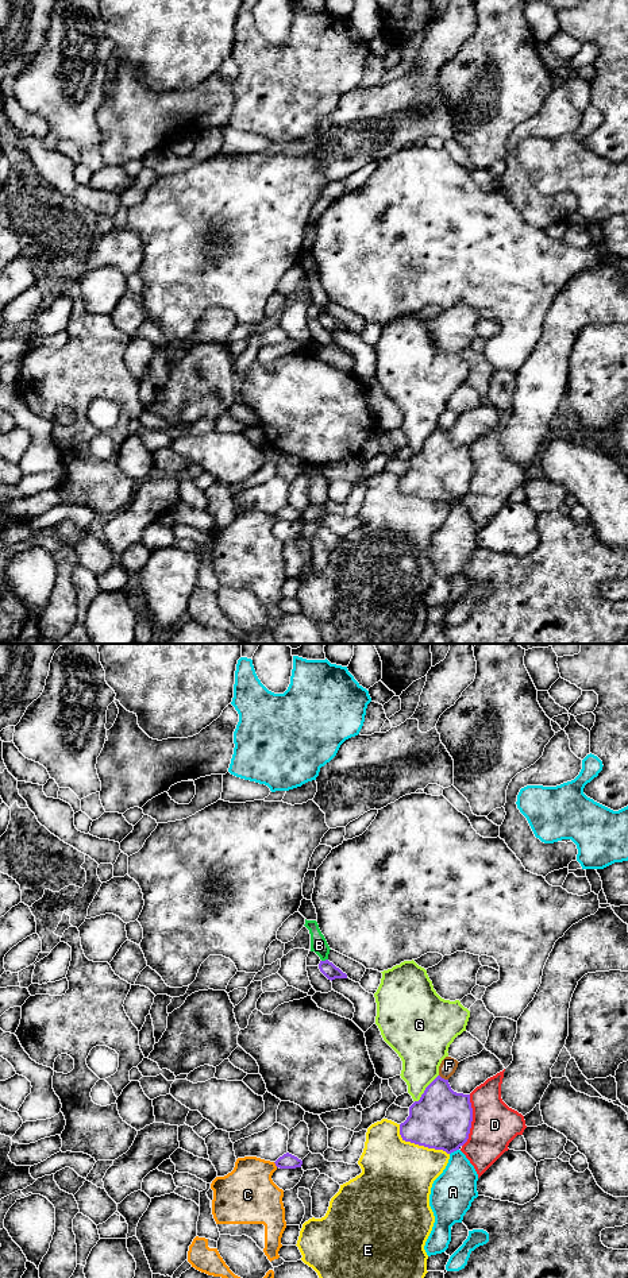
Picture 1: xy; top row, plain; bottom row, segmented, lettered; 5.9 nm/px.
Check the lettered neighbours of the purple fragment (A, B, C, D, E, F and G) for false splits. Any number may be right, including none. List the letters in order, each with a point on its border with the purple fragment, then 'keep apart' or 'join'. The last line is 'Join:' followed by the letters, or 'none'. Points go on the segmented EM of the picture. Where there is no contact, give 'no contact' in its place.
A: xy (454, 1150) | keep apart
B: xy (326, 960) | keep apart
C: xy (276, 1165) | keep apart
D: xy (472, 1120) | keep apart
E: xy (419, 1145) | keep apart
F: xy (443, 1078) | keep apart
G: xy (426, 1089) | keep apart
Join: none

